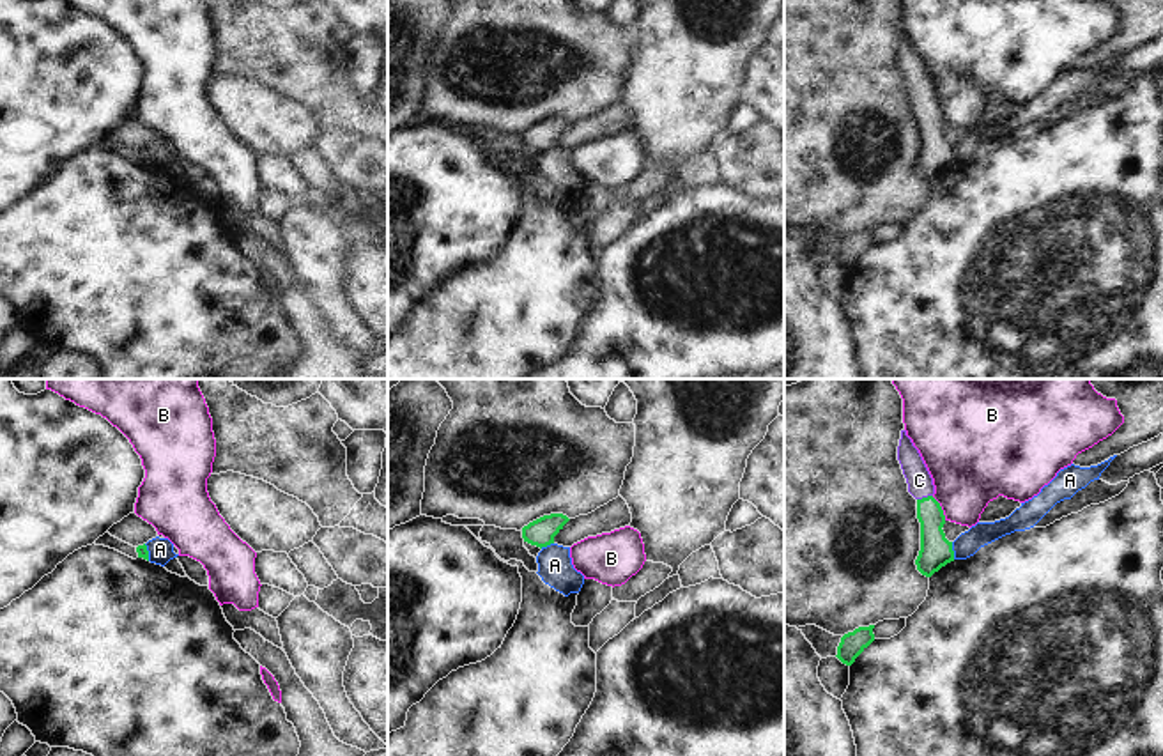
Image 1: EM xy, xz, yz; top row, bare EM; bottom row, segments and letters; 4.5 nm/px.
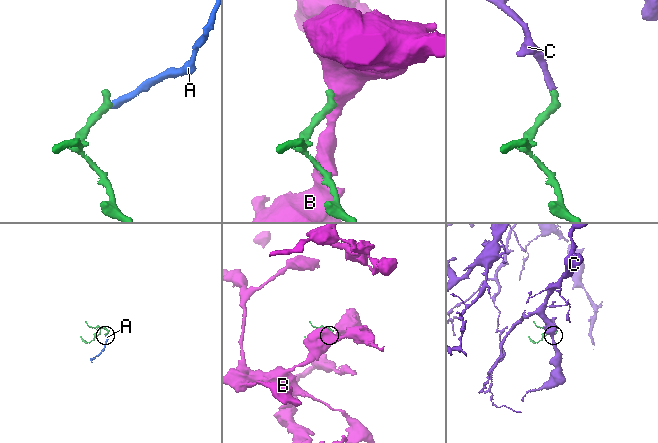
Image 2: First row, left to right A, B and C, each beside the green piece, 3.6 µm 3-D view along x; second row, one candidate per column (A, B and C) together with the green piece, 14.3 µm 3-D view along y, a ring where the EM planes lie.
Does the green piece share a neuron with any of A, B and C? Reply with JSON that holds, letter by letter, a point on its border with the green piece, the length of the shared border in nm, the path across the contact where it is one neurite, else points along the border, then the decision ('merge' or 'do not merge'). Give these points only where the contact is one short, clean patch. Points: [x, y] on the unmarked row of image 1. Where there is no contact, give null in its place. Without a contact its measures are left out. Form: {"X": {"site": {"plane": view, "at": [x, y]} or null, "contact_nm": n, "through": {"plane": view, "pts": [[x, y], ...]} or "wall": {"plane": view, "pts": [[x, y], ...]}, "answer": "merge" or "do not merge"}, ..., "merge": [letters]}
{"A": {"site": {"plane": "yz", "at": [953, 154]}, "contact_nm": 80, "wall": {"plane": "yz", "pts": [[951, 146], [955, 162]]}, "answer": "do not merge"}, "B": {"site": {"plane": "yz", "at": [940, 112]}, "contact_nm": 130, "wall": {"plane": "yz", "pts": [[931, 100], [946, 123]]}, "answer": "do not merge"}, "C": {"site": {"plane": "yz", "at": [924, 101]}, "contact_nm": 80, "through": {"plane": "yz", "pts": [[935, 154], [931, 119], [924, 101], [919, 84]]}, "answer": "merge"}, "merge": ["C"]}

